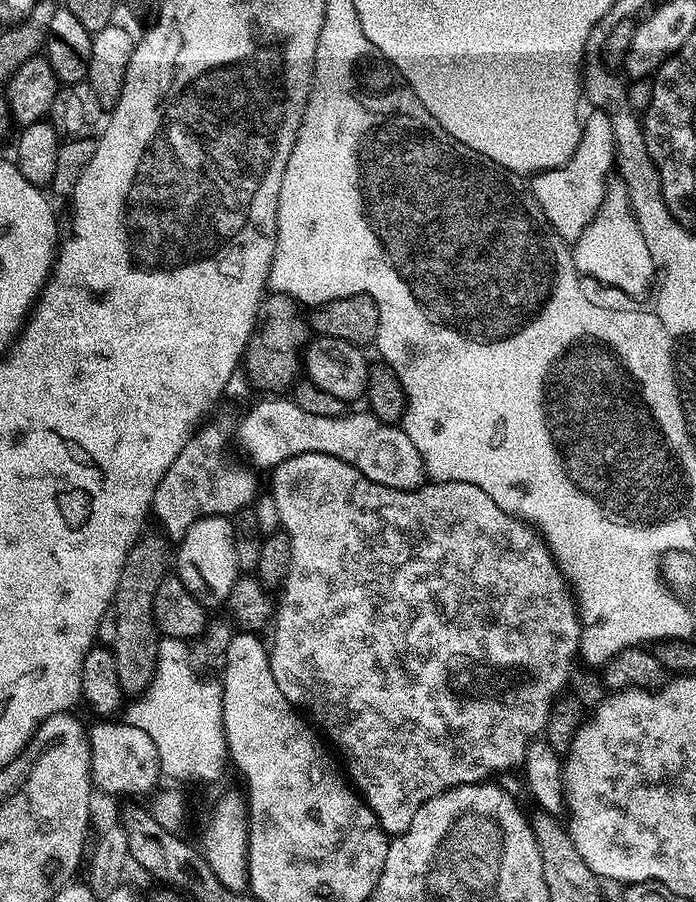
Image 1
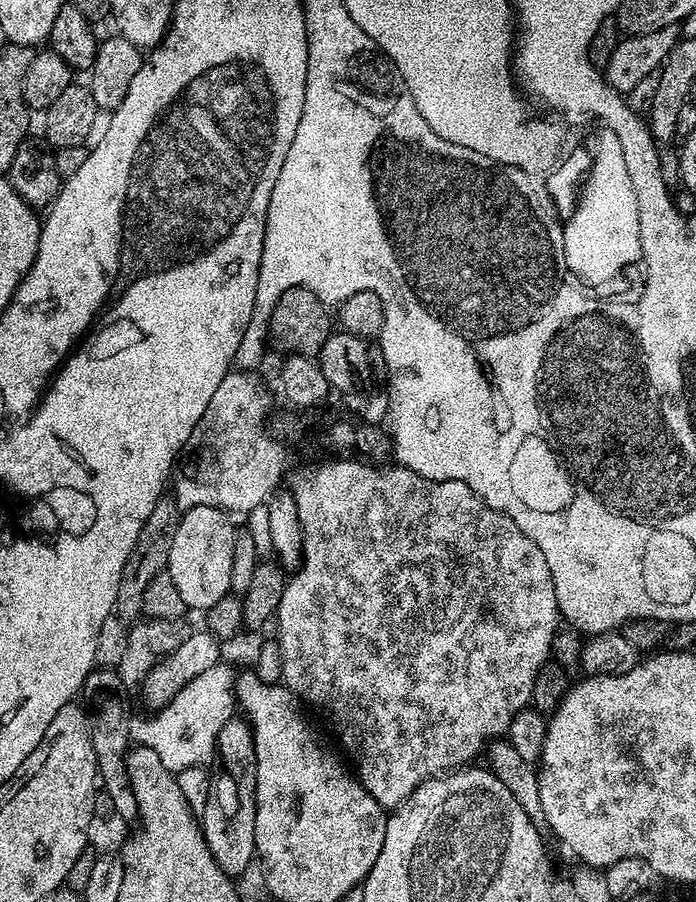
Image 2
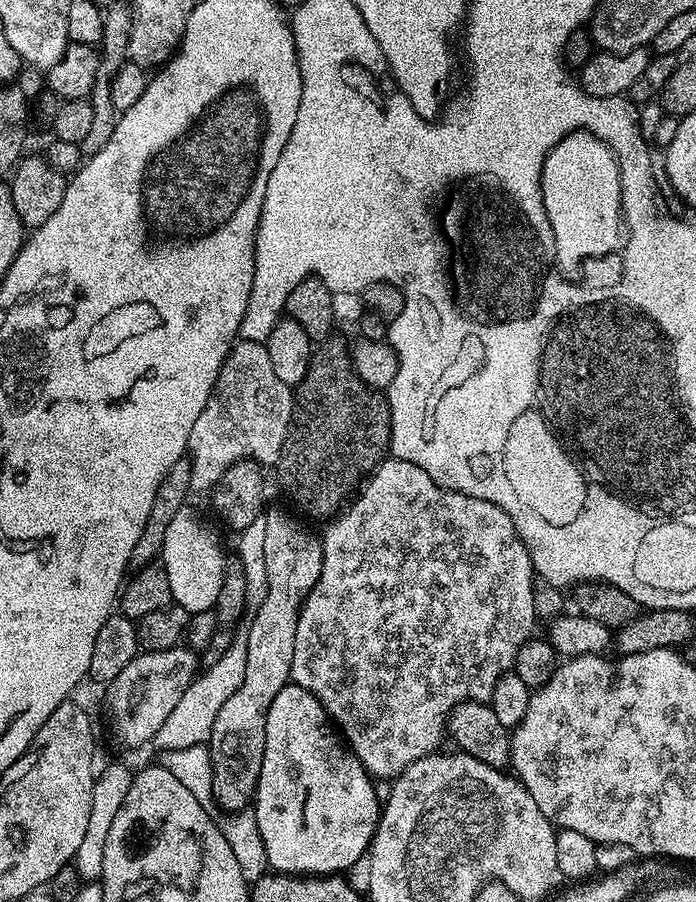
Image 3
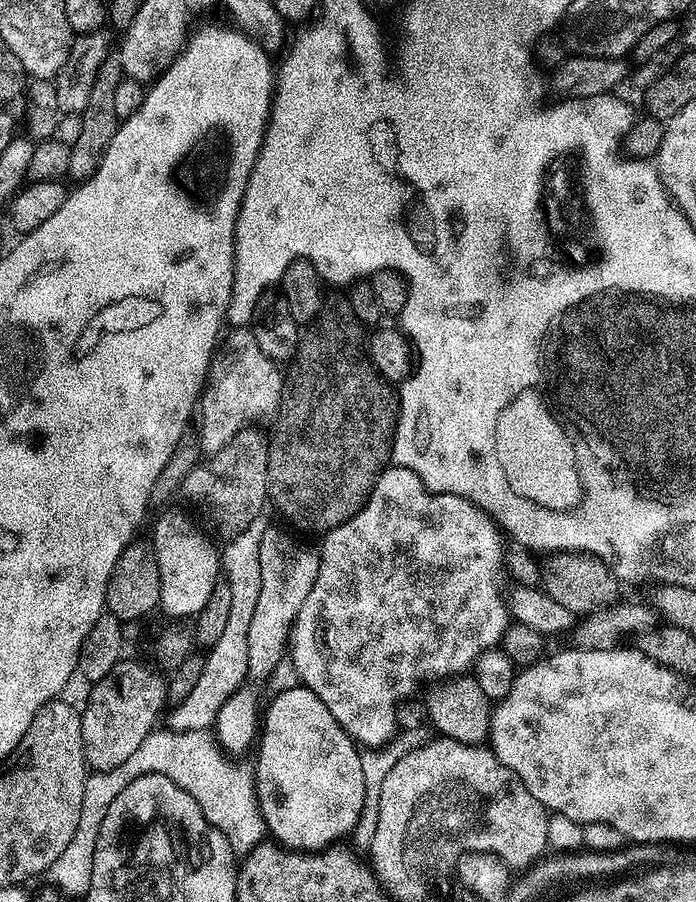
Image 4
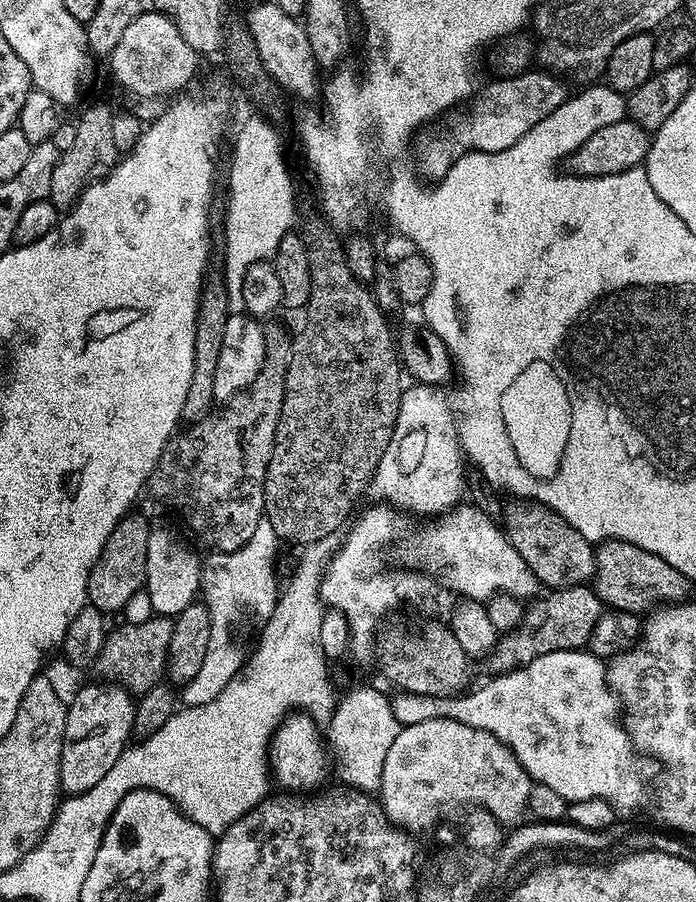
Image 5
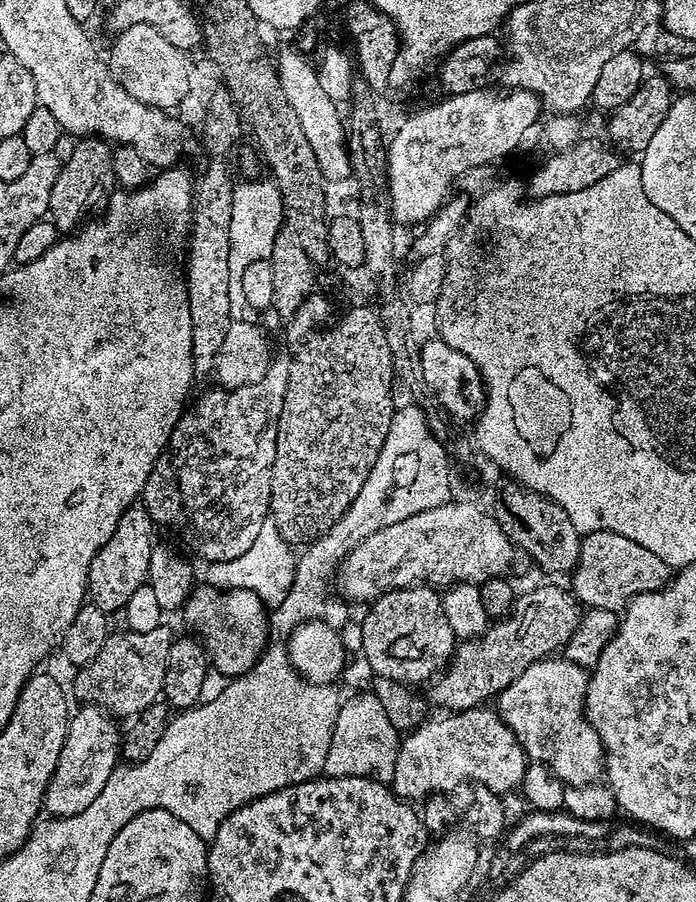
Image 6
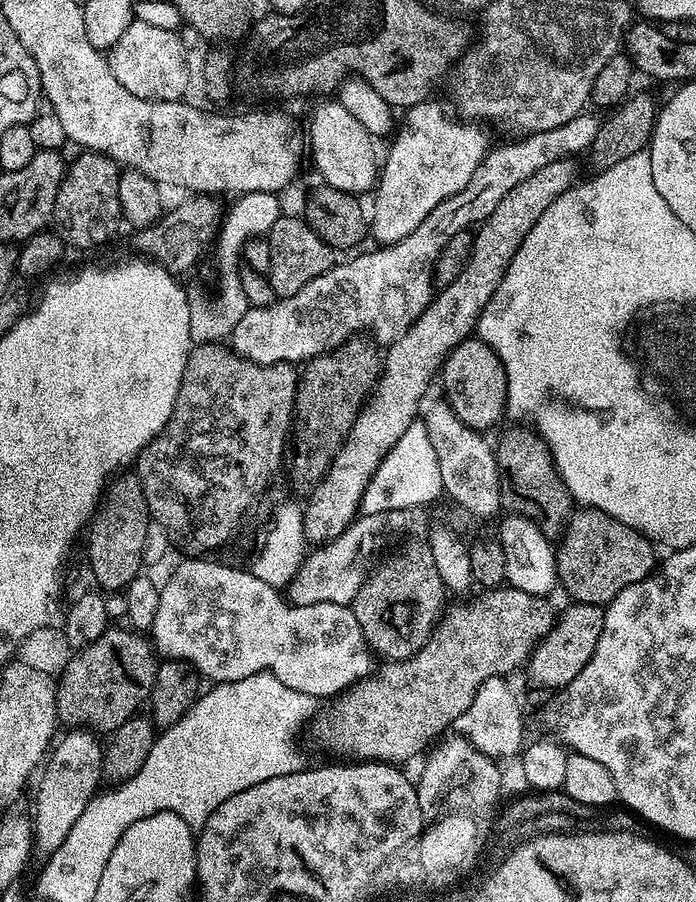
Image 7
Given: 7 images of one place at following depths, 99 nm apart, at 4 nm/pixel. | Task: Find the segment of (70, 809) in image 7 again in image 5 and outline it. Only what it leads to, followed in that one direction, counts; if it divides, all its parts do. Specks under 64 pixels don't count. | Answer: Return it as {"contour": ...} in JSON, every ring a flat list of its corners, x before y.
{"contour":[[99,683,84,687,74,698,76,705,73,702,68,709,67,732,71,738,64,745,63,758,60,763,60,785,61,789,70,796,84,795,102,782,106,774,117,764,118,758,131,741,129,738,133,735,137,710,133,695,118,684]]}

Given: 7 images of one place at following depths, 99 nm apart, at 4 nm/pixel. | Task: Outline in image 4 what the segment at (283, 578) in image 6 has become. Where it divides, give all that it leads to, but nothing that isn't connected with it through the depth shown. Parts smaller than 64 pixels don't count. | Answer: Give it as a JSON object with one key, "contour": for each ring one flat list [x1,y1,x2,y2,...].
{"contour":[[249,530,243,536,227,541,220,552,220,571,230,588,230,618,226,621,226,631,218,637,212,647,207,649,205,666,194,690,186,700,167,713,167,727,173,732,194,732,208,730,215,725,216,716,223,703,232,695,239,693,243,680,249,679,247,668,247,642,250,622,253,621,254,608,258,604,259,586,262,576,259,573,260,536]]}

